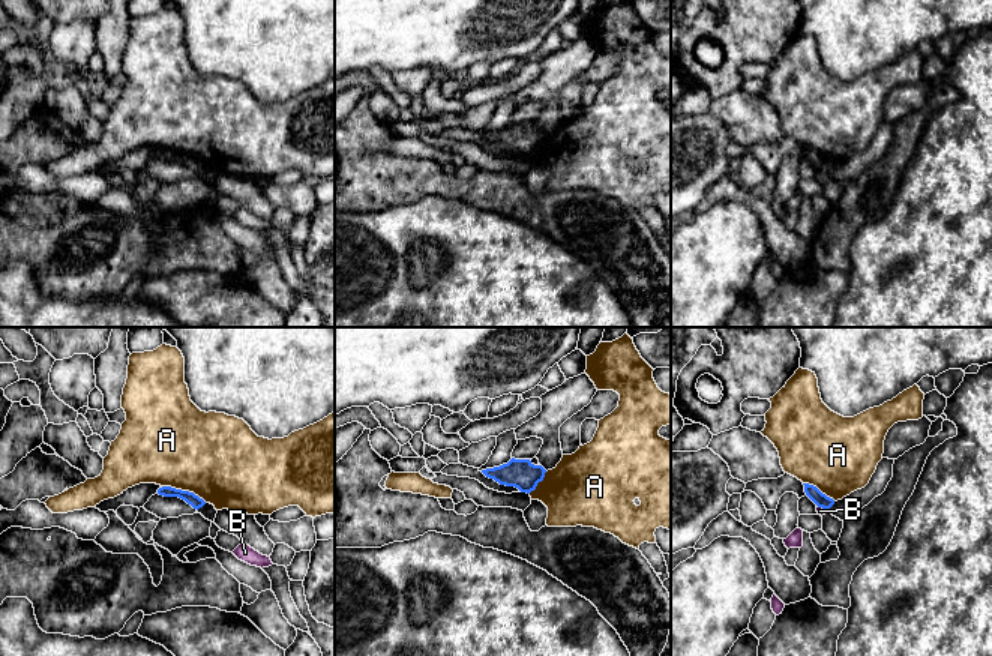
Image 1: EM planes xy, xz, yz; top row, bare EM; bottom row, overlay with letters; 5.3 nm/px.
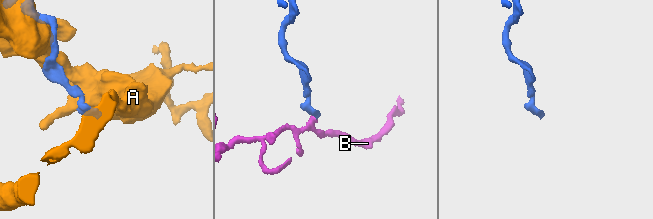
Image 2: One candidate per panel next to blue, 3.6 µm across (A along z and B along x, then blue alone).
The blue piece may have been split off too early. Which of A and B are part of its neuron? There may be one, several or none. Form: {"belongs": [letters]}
{"belongs": []}

